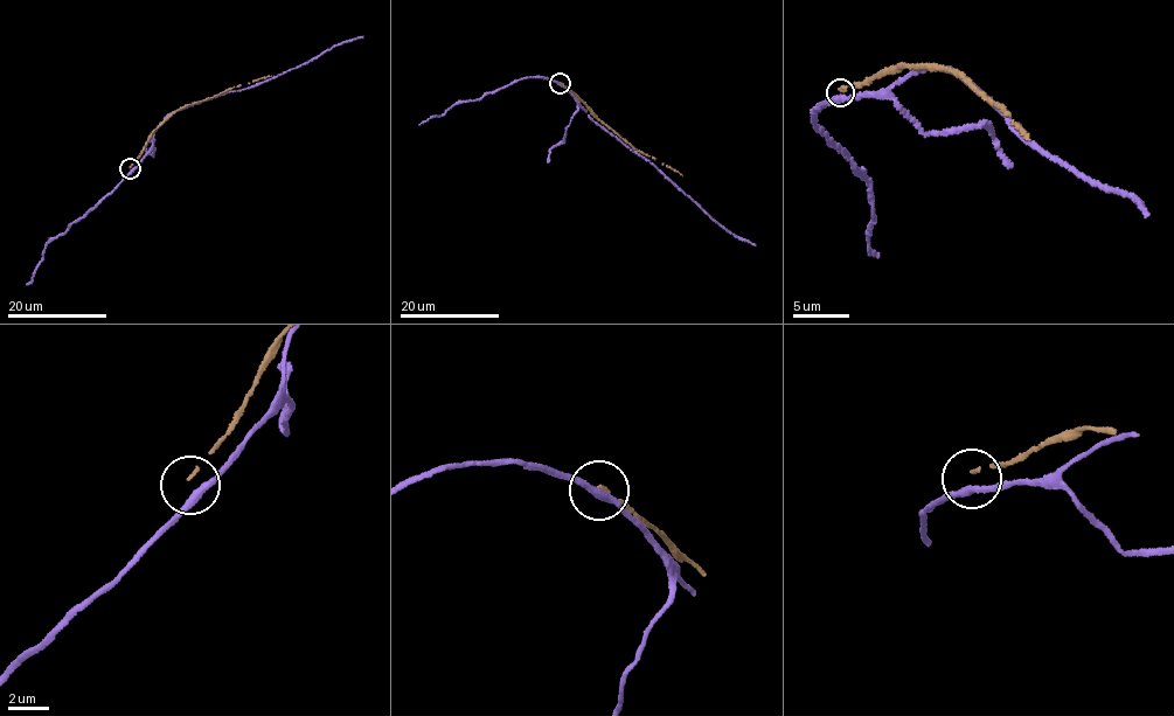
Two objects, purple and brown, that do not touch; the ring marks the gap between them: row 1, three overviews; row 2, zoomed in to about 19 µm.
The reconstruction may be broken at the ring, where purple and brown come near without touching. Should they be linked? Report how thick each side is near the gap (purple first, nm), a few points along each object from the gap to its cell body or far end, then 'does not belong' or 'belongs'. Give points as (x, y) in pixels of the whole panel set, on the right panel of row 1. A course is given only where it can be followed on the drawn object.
360/150 nm | purple via (841, 96), (879, 97), (918, 73), (953, 70), (1039, 150), (1103, 189), (1138, 200), (1148, 215) | brown via (841, 90), (905, 67), (944, 69), (963, 77), (992, 105), (1005, 109), (1029, 139) | does not belong

